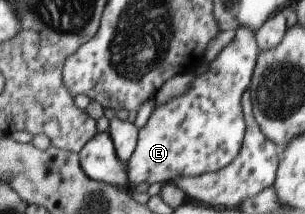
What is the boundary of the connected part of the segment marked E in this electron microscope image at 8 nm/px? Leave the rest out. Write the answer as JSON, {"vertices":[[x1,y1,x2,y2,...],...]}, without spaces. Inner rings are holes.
{"vertices":[[236,27,233,39,219,51,209,69,195,75,186,93,152,109,145,124,137,129,134,151,125,164,129,187,138,183,162,185,181,177,214,173,237,157,245,135,241,97,250,83,258,49,256,34,248,27]]}

